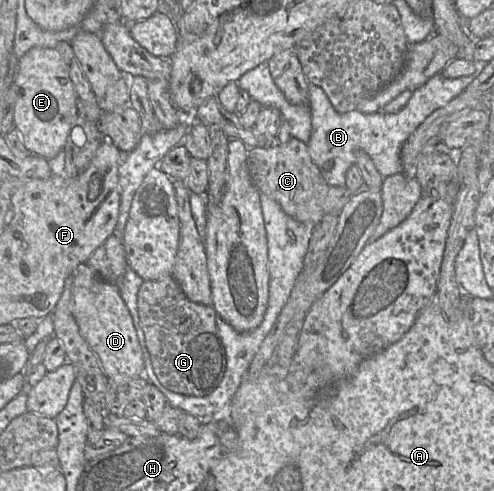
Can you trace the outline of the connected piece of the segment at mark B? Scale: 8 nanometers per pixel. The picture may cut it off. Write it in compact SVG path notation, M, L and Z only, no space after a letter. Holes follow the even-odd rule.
M442 72L438 73L423 86L413 90L406 106L394 114L383 111L366 114L358 109L338 113L323 89L310 84L308 104L312 114L312 129L307 145L311 159L326 183L334 187L345 187L347 171L356 164L359 151L368 154L383 178L402 173L400 152L406 140L428 116L461 95L473 80L474 75L447 78ZM328 161L334 162L330 170L324 167Z

